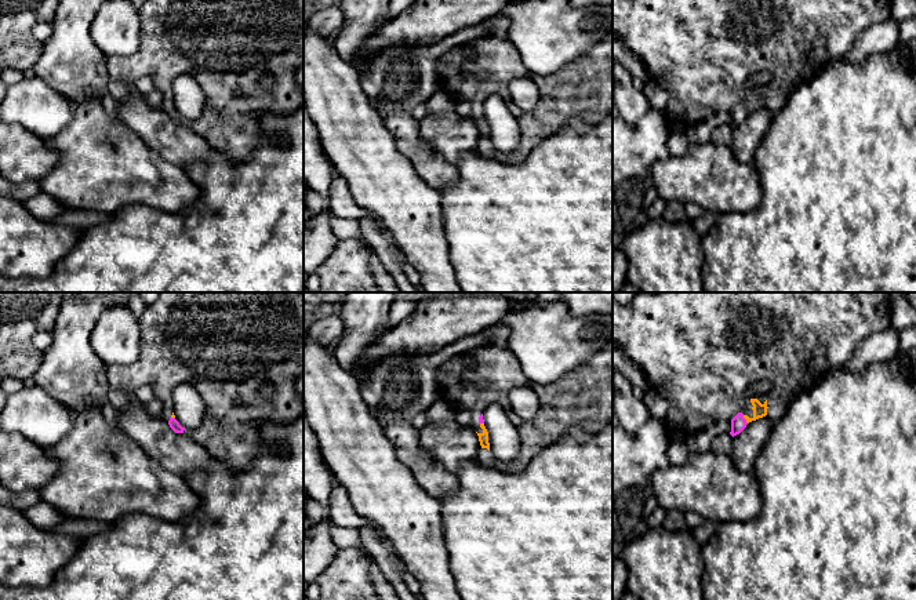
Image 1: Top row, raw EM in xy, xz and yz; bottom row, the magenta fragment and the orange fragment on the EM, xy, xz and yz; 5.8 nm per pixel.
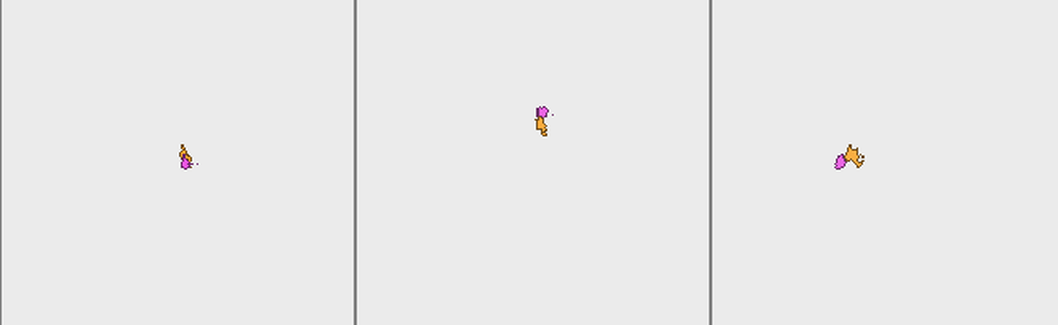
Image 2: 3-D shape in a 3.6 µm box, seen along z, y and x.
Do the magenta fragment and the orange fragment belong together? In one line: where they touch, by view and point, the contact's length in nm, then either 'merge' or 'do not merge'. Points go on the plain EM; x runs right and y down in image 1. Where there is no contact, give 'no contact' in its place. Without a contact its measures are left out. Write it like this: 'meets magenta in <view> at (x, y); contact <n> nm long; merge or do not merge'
meets magenta in yz at (745, 111); contact 60 nm long; merge

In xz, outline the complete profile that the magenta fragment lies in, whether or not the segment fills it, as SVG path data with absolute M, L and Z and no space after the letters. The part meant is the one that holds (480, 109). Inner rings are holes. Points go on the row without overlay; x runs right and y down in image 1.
M613 29L582 57L546 76L531 73L506 39L479 37L441 52L436 80L455 102L470 103L481 137L477 146L481 156L521 164L535 146L564 126L566 116L526 112L513 103L509 83L524 77L538 87L544 108L570 108L567 117L601 123L613 113ZM491 94L501 97L519 121L520 139L510 153L494 150L490 142L483 103Z

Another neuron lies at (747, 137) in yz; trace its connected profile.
M766 106L752 112L733 128L731 148L734 157L741 163L752 163L753 156L767 134L774 112Z

